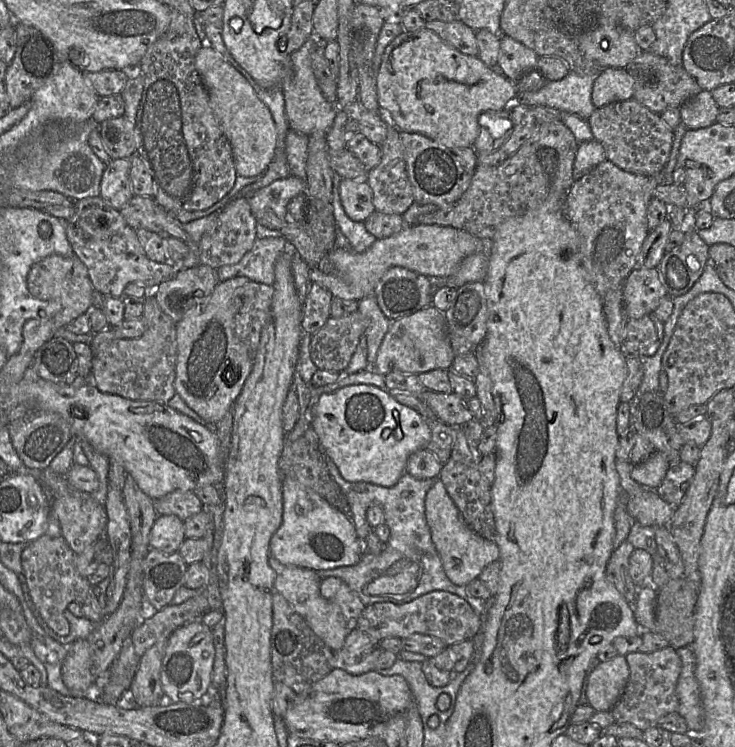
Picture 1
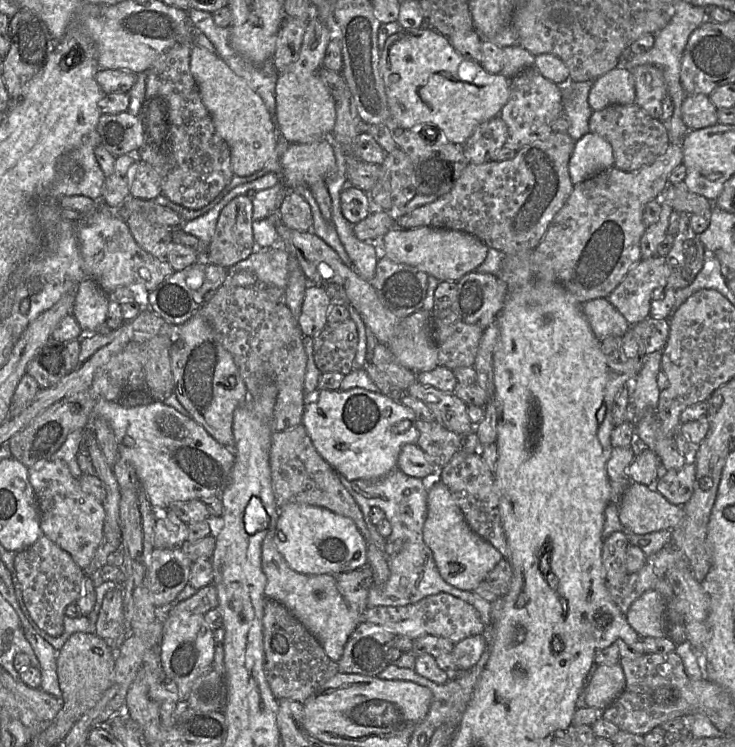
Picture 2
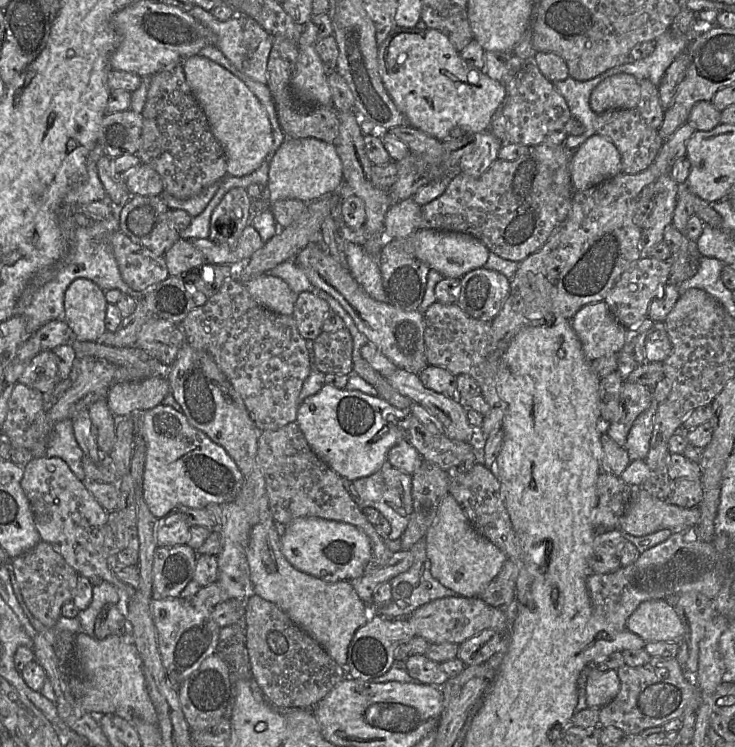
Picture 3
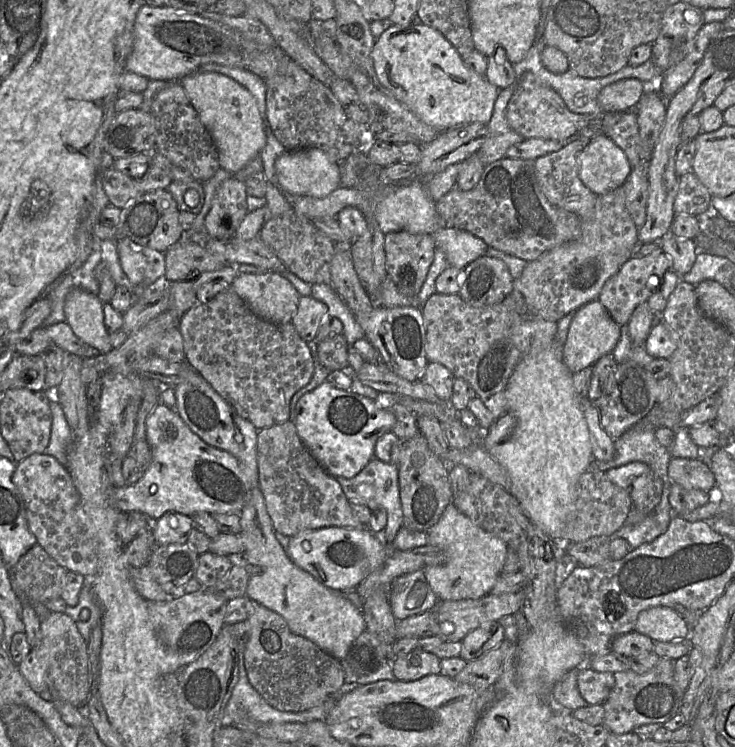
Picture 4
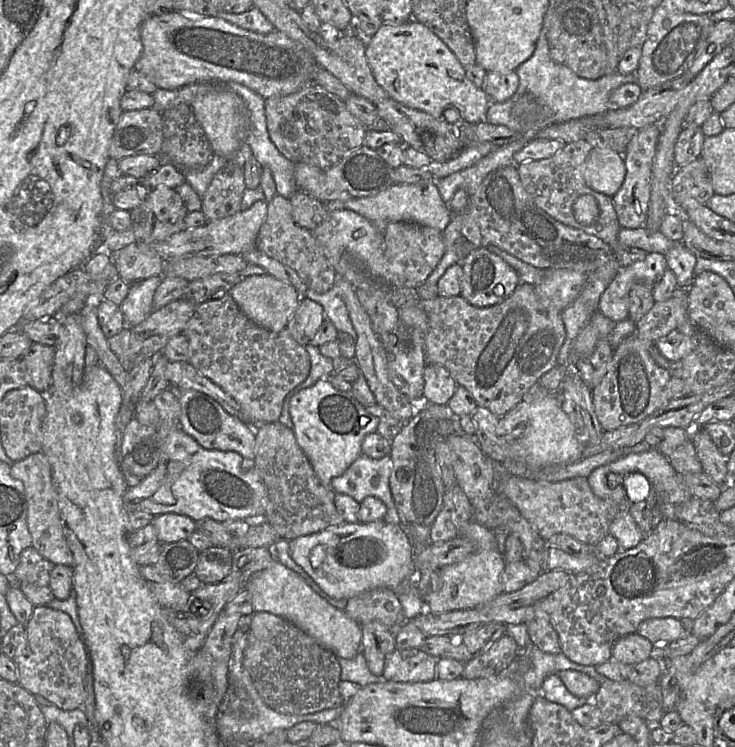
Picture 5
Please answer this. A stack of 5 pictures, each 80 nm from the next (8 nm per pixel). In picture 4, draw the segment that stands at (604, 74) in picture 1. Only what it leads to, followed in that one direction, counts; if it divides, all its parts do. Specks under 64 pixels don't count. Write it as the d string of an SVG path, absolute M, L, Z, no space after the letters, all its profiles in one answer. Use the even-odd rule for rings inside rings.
M628 78L605 86L598 94L598 103L605 113L632 109L645 91L638 79Z

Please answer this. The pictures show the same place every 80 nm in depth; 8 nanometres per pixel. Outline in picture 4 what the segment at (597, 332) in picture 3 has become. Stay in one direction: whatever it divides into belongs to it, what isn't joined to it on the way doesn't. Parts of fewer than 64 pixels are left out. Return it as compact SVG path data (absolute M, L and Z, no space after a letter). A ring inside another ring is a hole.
M593 300L574 312L563 347L563 362L571 373L592 367L601 357L612 353L620 335L621 326L611 318L598 300Z

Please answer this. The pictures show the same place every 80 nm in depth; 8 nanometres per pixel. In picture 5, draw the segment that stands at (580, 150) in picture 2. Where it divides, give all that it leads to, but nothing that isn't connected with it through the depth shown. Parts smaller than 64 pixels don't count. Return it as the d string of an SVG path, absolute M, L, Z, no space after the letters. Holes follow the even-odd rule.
M593 147L583 165L586 184L593 190L613 197L626 175L625 155L609 148Z

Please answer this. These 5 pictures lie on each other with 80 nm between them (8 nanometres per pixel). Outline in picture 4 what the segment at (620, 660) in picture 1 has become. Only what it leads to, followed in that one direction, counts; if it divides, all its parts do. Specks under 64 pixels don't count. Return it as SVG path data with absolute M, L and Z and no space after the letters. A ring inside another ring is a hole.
M585 668L578 672L577 687L589 705L603 704L615 684L614 673Z

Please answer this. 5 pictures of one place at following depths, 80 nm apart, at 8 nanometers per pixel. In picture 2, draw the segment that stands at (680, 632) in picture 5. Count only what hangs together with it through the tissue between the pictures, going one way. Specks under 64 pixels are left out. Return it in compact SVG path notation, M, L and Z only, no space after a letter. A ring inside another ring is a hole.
M651 589L631 604L626 619L641 638L665 637L666 611L667 600L656 589Z

